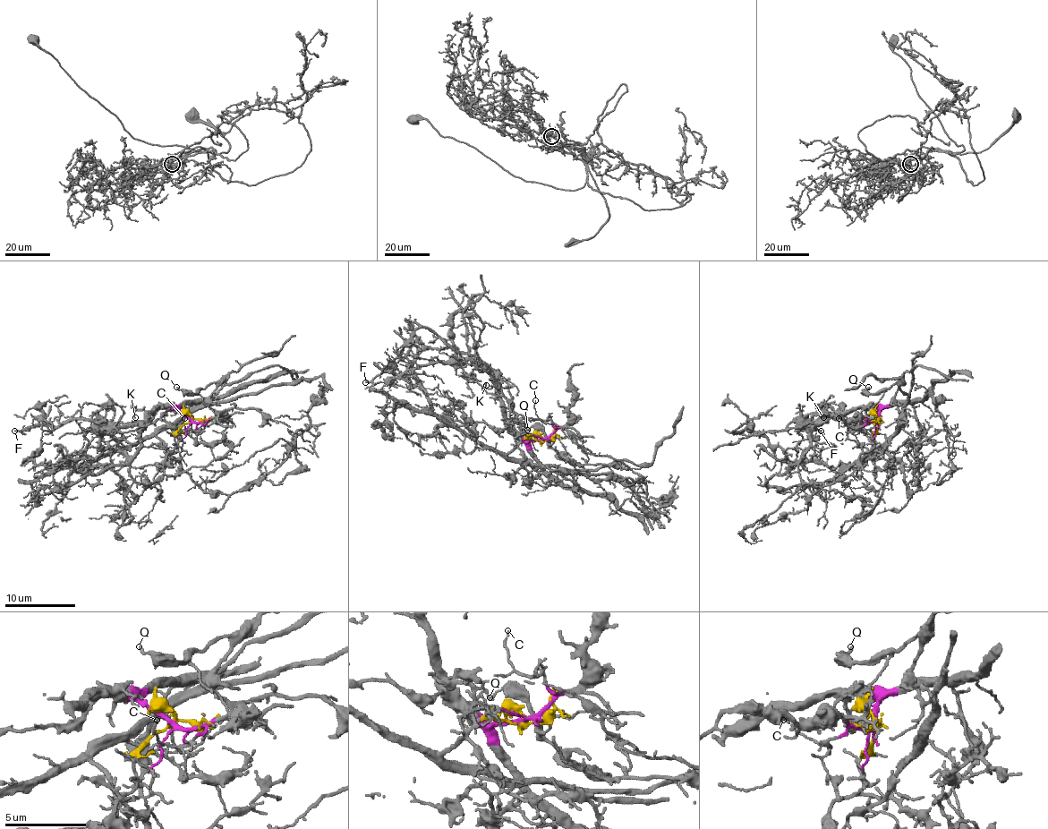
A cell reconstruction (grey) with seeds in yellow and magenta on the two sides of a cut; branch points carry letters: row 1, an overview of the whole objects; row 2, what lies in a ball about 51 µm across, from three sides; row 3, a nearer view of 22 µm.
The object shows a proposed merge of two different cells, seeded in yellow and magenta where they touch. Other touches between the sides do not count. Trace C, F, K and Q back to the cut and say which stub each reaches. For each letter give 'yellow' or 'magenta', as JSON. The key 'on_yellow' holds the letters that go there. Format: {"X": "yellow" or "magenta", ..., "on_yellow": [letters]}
{"C": "magenta", "F": "magenta", "K": "magenta", "Q": "yellow", "on_yellow": ["Q"]}

